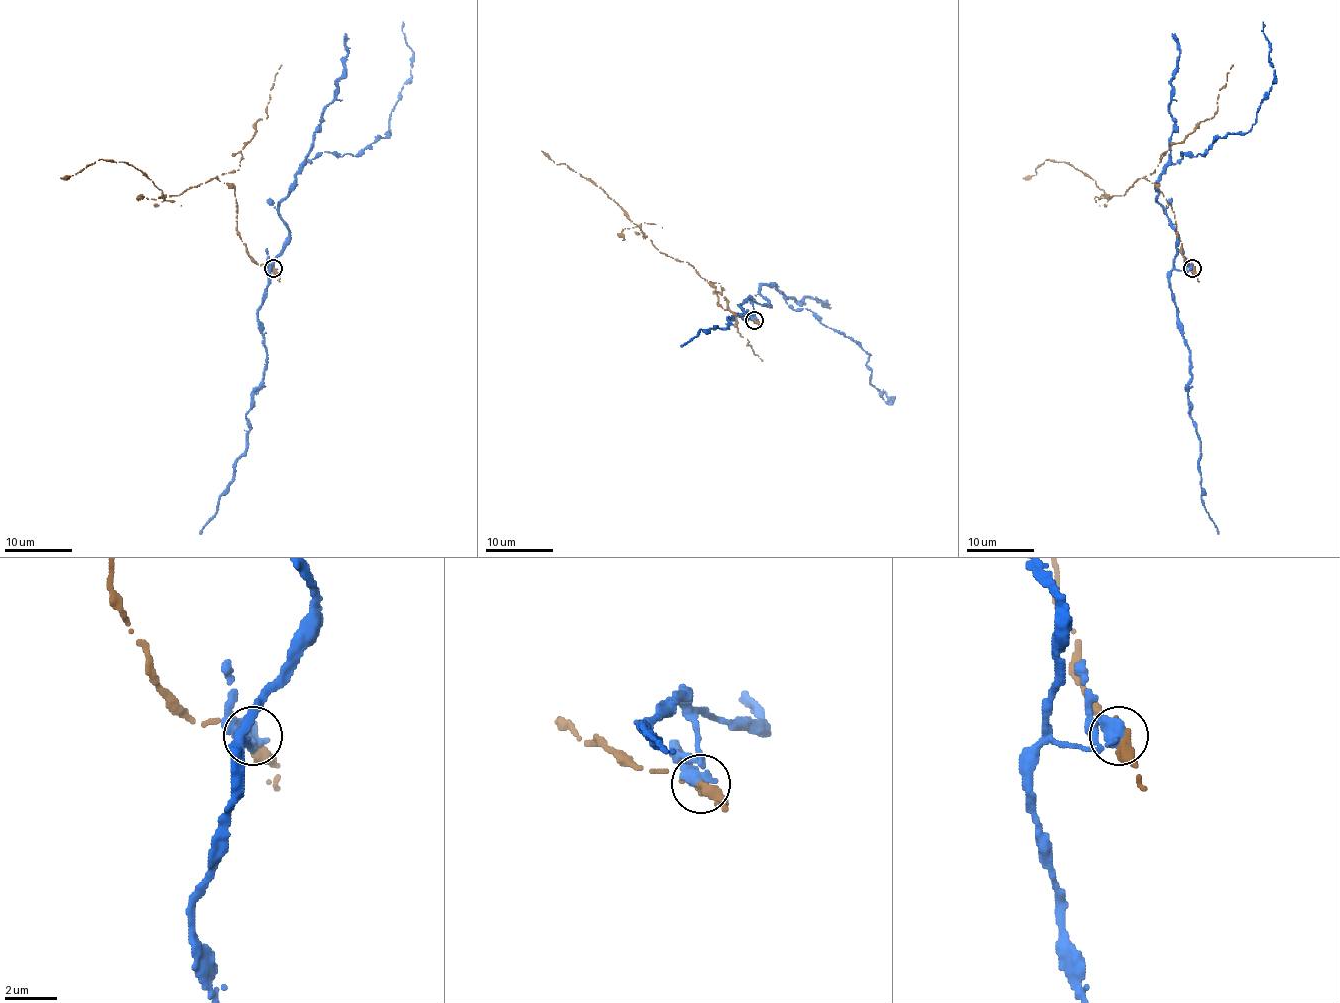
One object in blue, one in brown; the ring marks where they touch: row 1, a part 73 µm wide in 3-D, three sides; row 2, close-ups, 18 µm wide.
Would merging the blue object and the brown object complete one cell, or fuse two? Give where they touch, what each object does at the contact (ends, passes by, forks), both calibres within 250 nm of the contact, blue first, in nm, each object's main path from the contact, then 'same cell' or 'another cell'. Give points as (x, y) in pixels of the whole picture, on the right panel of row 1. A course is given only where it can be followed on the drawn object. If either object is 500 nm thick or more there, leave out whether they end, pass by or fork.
(1192, 268) | 600/460 nm | blue via (1193, 268), (1174, 268), (1159, 175), (1181, 152), (1201, 155), (1255, 121), (1273, 76), (1263, 22) | brown via (1193, 268), (1174, 211), (1145, 177), (1123, 196), (1108, 196), (1093, 179), (1047, 159), (1034, 175), (1022, 177) | another cell

